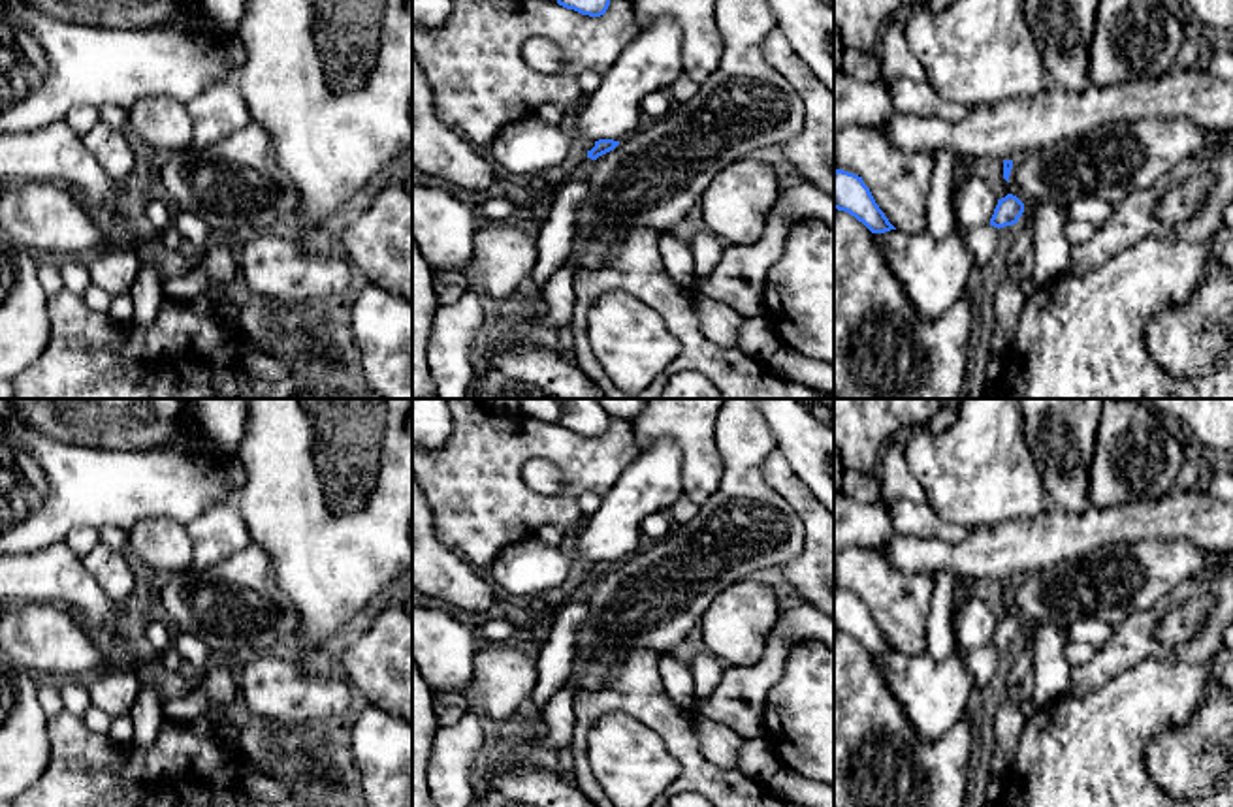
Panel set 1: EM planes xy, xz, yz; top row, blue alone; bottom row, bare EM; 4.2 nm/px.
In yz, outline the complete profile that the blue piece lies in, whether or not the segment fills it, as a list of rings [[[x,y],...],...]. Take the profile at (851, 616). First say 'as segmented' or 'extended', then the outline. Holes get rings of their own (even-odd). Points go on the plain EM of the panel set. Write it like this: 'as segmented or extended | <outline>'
as segmented | [[[843,591],[834,593],[834,630],[849,634],[872,655],[896,651],[875,625],[862,598]]]

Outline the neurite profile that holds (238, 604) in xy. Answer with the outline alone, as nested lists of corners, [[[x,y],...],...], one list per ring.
[[[256,542],[205,570],[158,576],[156,589],[173,632],[198,636],[215,658],[279,651],[299,632],[299,613]]]

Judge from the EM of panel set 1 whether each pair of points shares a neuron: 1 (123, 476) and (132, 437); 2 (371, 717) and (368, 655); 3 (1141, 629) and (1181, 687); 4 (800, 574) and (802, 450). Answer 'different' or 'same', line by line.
1: different
2: different
3: different
4: different

